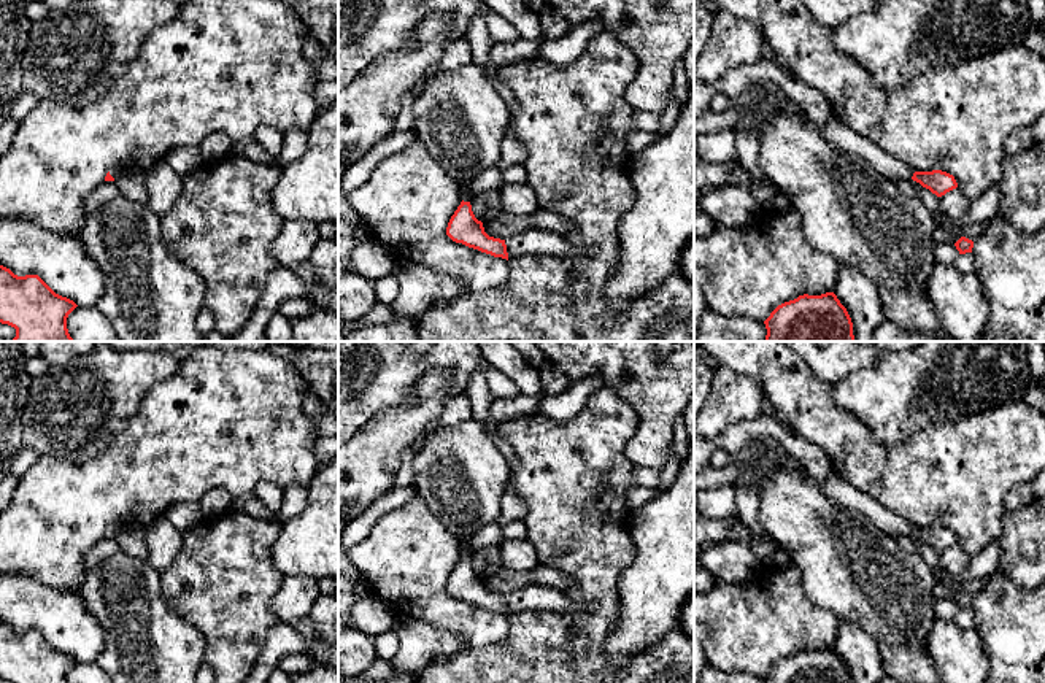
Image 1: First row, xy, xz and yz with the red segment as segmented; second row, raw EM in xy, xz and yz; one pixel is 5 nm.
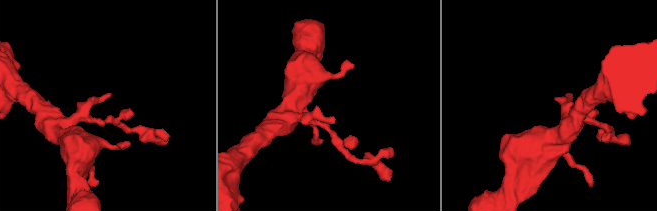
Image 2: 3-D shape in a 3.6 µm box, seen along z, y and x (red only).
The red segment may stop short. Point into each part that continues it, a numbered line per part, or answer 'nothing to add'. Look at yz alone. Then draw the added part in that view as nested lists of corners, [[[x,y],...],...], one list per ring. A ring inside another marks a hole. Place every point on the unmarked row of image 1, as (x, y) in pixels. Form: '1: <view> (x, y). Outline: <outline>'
1: yz (834, 486). Outline: [[[762,437],[751,443],[759,450],[769,451],[773,459],[791,470],[802,473],[804,477],[810,478],[805,469],[785,451],[785,448],[769,437]],[[835,472],[829,475],[823,481],[812,480],[826,496],[834,499],[837,504],[856,510],[866,516],[869,516],[883,532],[889,535],[912,535],[915,526],[908,521],[902,519],[891,510],[885,508],[869,494],[856,489],[846,480],[839,477]],[[810,478],[812,480],[812,478]]]

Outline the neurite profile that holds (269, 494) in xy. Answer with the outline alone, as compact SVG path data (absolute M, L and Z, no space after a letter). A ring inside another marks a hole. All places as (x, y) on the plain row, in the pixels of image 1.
M260 483L256 488L256 497L273 513L280 515L284 491L280 489L276 484L272 483Z

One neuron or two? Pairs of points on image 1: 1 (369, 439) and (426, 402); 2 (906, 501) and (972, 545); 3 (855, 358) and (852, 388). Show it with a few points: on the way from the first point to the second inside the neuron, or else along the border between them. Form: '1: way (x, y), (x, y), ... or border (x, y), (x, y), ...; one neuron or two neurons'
1: way (383, 439), (412, 416); one neuron
2: way (926, 501), (942, 501), (966, 524); one neuron
3: border (880, 358), (874, 364), (852, 372), (832, 386); two neurons

